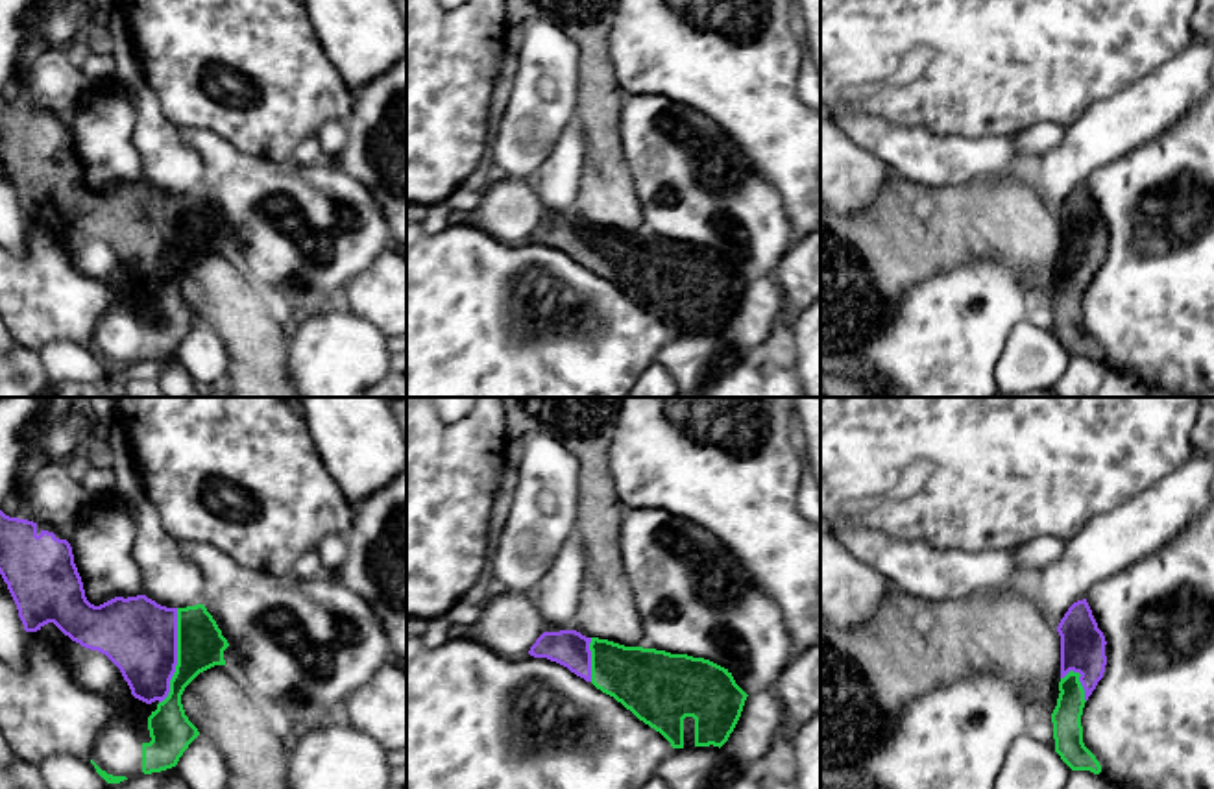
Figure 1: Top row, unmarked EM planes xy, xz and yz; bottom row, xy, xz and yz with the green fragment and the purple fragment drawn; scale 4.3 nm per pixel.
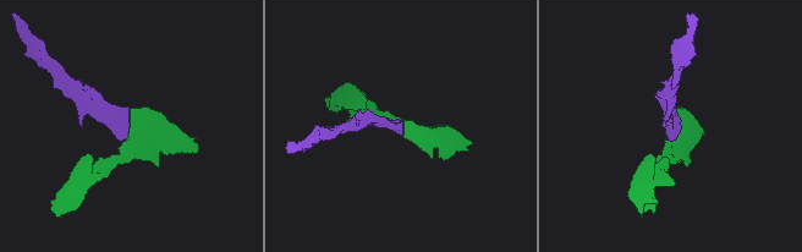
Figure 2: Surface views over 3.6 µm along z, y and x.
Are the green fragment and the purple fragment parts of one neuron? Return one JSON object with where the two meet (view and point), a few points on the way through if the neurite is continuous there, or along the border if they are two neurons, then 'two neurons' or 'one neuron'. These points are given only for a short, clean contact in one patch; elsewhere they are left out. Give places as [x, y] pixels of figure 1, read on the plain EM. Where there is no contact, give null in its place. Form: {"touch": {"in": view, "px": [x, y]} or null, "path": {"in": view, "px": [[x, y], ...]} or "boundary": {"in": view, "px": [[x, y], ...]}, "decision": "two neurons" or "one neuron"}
{"touch": {"in": "xy", "px": [178, 242]}, "path": {"in": "xy", "px": [[200, 230], [191, 230], [178, 242], [139, 222]]}, "decision": "one neuron"}

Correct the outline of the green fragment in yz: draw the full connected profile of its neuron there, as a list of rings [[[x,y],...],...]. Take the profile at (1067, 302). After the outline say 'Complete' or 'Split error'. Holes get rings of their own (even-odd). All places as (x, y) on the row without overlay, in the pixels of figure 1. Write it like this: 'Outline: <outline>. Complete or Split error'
Outline: [[[1087,185],[1068,194],[1057,218],[1061,222],[1061,279],[1051,299],[1055,338],[1072,357],[1099,360],[1099,347],[1083,329],[1081,301],[1085,288],[1103,264],[1107,227]]]. Split error

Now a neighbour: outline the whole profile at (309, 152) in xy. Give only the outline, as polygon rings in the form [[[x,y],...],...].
[[[318,137],[305,139],[296,150],[292,159],[299,166],[312,166],[322,163],[322,146]]]

